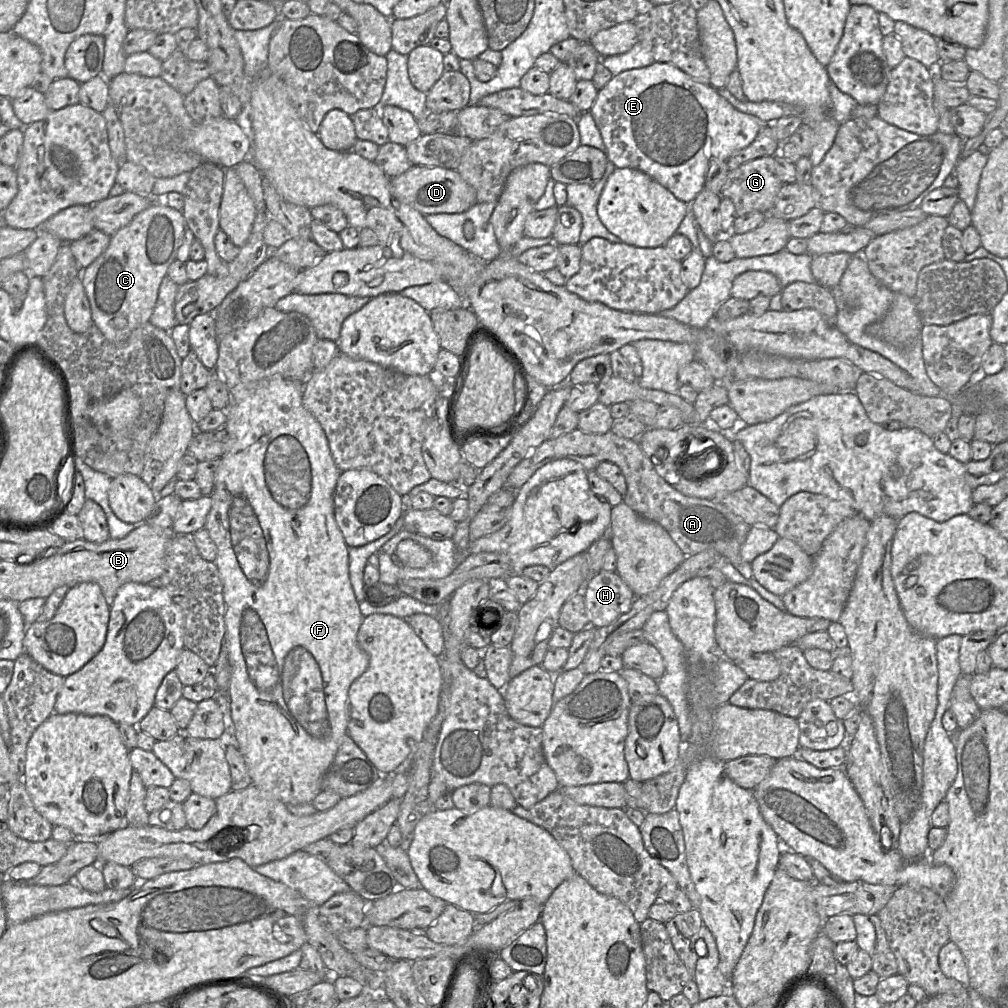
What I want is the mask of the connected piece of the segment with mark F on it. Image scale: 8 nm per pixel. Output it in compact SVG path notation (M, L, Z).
M279 374L256 384L234 388L224 425L229 439L228 450L220 458L215 472L212 506L204 528L217 547L215 564L223 586L225 602L225 642L229 651L230 734L244 758L252 785L285 805L311 804L322 791L322 781L331 767L338 748L347 733L347 699L352 683L369 667L370 657L357 641L363 620L349 577L349 547L334 516L334 493L341 471L337 468L326 434L317 419L302 403L304 383Z

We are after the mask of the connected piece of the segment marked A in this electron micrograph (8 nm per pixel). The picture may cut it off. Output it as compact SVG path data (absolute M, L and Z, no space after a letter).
M579 428L555 439L548 439L520 461L510 473L506 487L514 491L542 466L553 460L568 458L580 463L586 471L594 470L600 462L616 464L622 471L627 491L623 502L645 519L661 525L685 556L706 549L716 550L747 580L753 576L751 563L743 561L740 549L750 526L717 500L686 496L668 484L655 470L651 460L640 448L637 439L626 439L608 431L605 434L587 434Z

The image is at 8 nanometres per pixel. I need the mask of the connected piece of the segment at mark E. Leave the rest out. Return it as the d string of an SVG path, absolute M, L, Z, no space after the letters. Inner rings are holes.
M656 61L647 67L623 71L620 74L613 76L612 79L598 91L596 100L591 106L589 112L603 139L607 158L616 166L616 168L633 168L646 173L663 187L667 188L677 199L689 204L689 206L700 191L704 189L706 174L710 162L714 159L727 161L733 154L749 146L764 126L764 123L757 117L743 113L734 108L720 95L719 91L710 84L704 85L695 81L692 77L673 64Z

